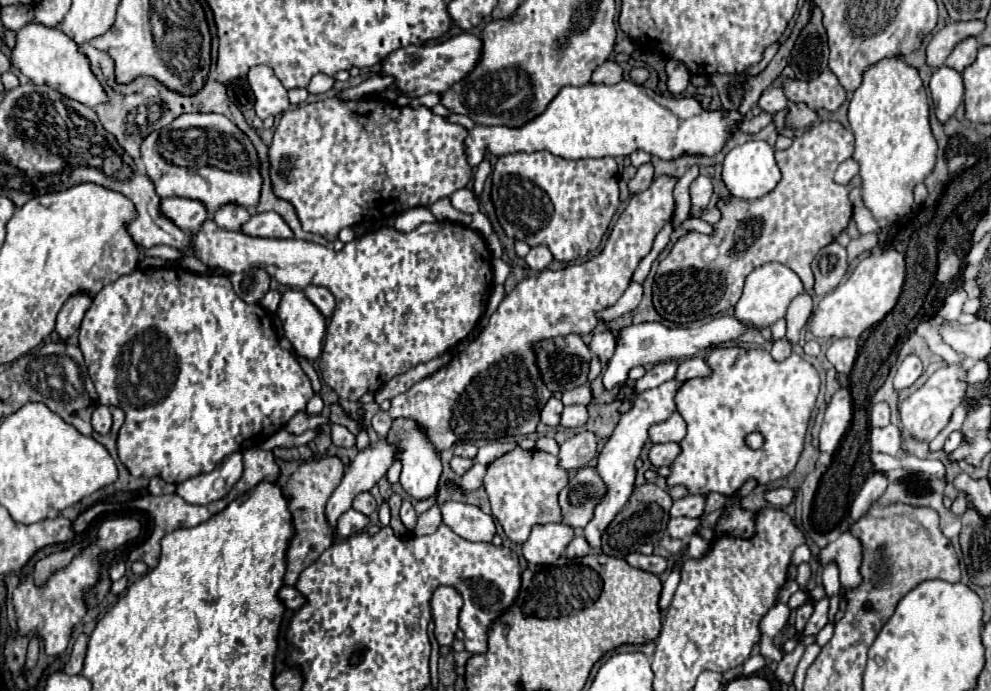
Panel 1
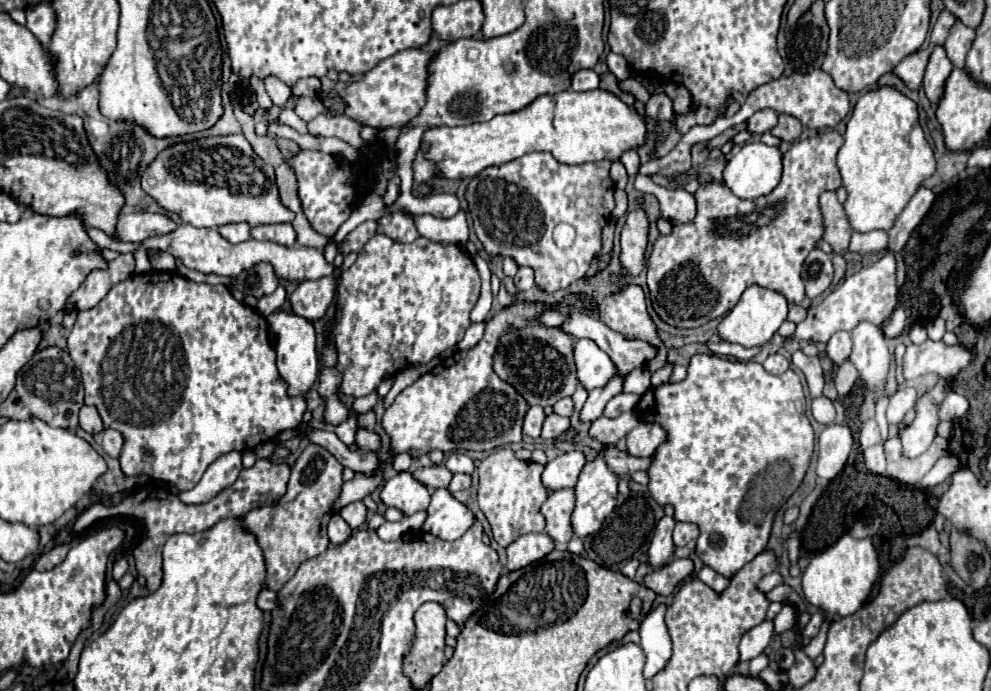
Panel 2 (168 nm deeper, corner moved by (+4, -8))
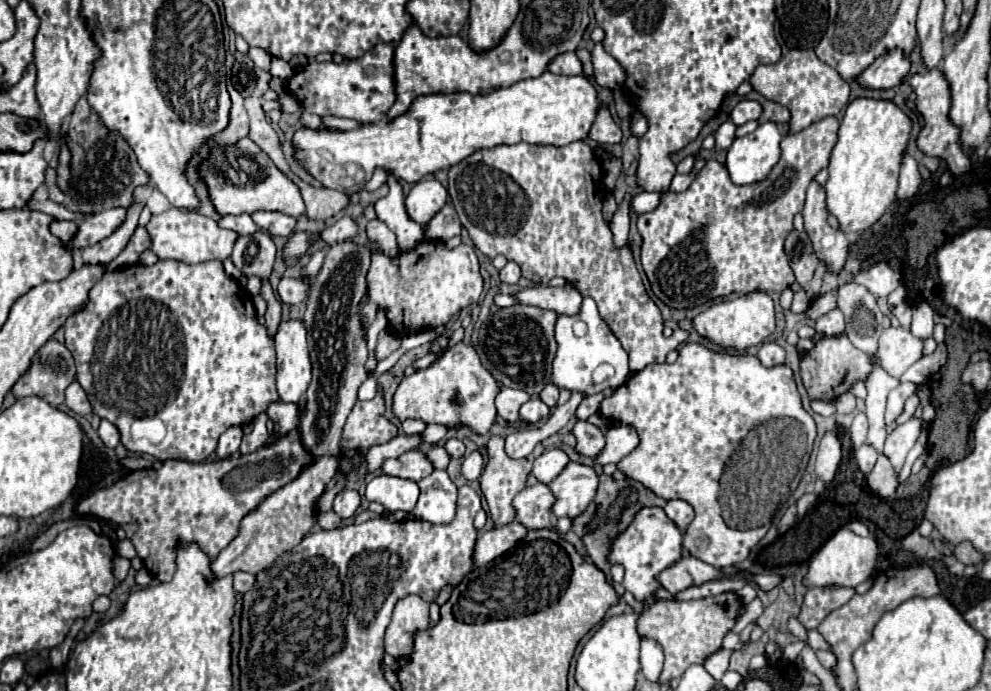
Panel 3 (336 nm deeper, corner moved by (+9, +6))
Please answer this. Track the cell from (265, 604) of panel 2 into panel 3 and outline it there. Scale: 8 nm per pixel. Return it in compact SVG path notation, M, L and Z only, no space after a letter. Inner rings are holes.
M234 572L234 590L240 594L246 594L248 590L252 590L252 586L256 584L256 576L254 574L246 574L246 572Z

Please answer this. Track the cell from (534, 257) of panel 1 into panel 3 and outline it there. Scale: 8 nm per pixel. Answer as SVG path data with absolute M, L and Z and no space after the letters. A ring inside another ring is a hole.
M512 260L500 270L500 280L502 282L508 282L508 284L516 284L520 280L520 276L522 276L520 266L516 262L512 262Z

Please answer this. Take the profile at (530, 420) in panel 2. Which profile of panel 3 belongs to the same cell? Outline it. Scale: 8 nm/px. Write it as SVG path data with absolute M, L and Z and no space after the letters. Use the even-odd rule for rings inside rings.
M502 388L502 394L498 394L496 398L496 406L498 406L498 416L502 416L504 420L508 420L510 424L520 422L518 410L524 402L530 400L530 394L526 394L524 390L514 390L514 388Z

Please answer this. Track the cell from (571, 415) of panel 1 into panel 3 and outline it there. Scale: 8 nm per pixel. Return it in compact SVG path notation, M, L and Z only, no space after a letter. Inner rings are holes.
M532 398L528 400L522 410L520 410L520 420L524 420L526 424L538 424L544 422L550 416L550 408L540 400L540 398Z

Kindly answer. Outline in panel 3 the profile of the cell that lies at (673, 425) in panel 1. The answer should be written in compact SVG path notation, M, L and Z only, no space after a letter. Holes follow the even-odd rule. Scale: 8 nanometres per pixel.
M612 426L606 432L606 450L596 458L598 464L620 462L638 446L638 434L632 426Z

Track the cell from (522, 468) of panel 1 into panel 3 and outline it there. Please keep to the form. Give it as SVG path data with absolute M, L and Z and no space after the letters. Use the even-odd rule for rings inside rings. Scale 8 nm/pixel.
M492 436L488 440L488 460L486 460L486 466L482 470L482 476L480 476L480 490L488 502L488 508L490 508L490 518L494 522L496 528L502 528L510 522L516 520L516 510L512 506L512 500L514 496L526 488L526 478L528 474L532 472L532 462L528 458L510 458L504 450L504 438L502 436Z

